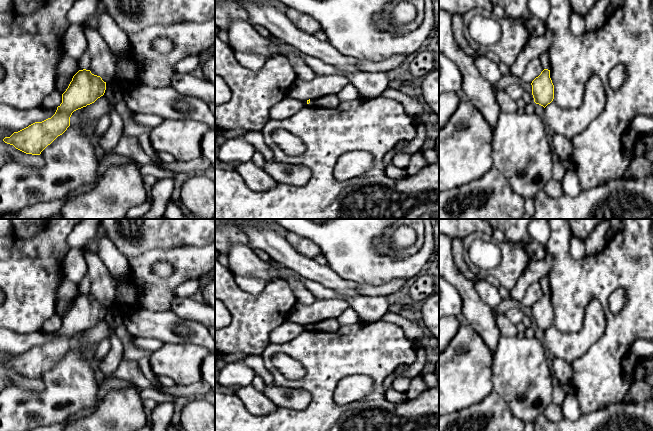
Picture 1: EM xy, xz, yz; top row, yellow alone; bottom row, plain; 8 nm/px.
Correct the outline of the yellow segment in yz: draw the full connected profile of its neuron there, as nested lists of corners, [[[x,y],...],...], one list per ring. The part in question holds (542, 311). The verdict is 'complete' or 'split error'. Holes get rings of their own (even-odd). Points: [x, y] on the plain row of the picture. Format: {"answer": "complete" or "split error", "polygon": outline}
{"answer": "split error", "polygon": [[[549,277],[541,278],[539,283],[544,294],[531,307],[532,319],[534,326],[545,332],[554,323],[554,309],[550,302]]]}

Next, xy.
{"answer": "split error", "polygon": [[[86,275],[79,282],[79,295],[62,318],[62,327],[51,342],[35,346],[14,356],[3,365],[26,378],[40,379],[48,369],[67,354],[74,335],[94,327],[104,319],[106,306],[100,300],[91,297],[90,288],[91,278]]]}

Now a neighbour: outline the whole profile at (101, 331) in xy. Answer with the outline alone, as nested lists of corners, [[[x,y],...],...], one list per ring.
[[[101,320],[94,327],[87,329],[81,333],[74,335],[81,340],[81,348],[85,348],[88,344],[98,345],[102,340],[109,339],[111,328],[106,321]]]

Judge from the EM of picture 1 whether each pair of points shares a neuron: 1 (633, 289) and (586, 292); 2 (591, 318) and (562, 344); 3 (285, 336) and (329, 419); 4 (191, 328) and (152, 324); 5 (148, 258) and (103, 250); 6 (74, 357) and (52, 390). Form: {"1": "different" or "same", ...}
{"1": "same", "2": "same", "3": "different", "4": "same", "5": "different", "6": "same"}

